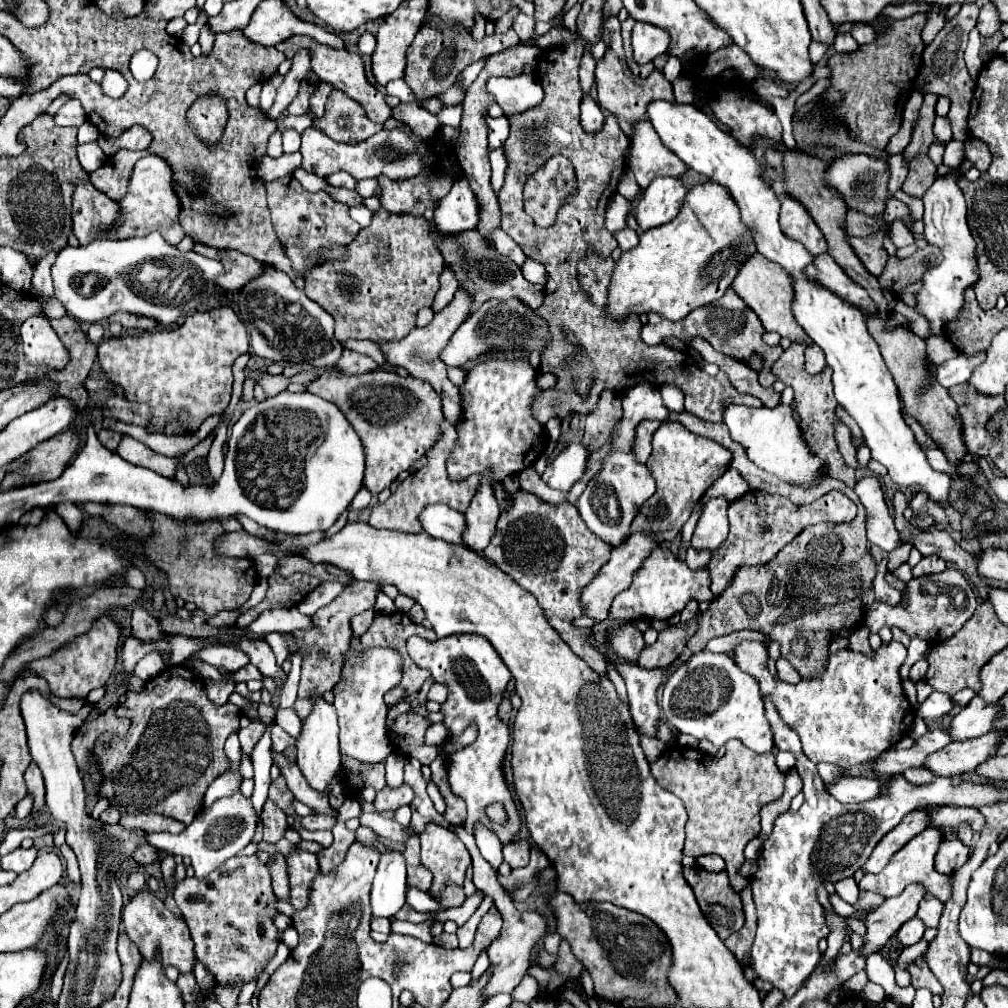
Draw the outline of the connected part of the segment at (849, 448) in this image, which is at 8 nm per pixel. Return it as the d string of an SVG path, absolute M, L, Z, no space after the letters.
M841 422L835 426L835 442L837 442L839 452L843 454L843 458L845 458L845 462L847 462L849 466L853 466L855 470L865 470L865 468L861 468L861 466L857 464L857 460L855 460L855 446L851 444L851 432L849 432L849 428L847 428L845 424L841 424Z

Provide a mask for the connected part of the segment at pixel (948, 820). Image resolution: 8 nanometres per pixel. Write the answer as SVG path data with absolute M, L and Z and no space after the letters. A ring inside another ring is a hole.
M957 806L929 808L929 818L933 824L947 824L957 828L969 824L975 832L981 832L985 826L985 818L977 808L957 808Z

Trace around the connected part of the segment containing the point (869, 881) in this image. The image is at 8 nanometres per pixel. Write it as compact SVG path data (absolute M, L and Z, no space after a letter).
M925 828L921 834L917 834L913 840L909 840L899 852L895 852L893 858L889 860L889 864L879 874L865 874L857 886L861 890L881 894L883 898L891 898L891 896L899 896L907 884L919 882L929 890L929 894L933 894L941 902L949 900L949 896L951 896L951 876L939 874L933 868L933 858L935 858L935 852L937 852L941 842L943 842L943 838L941 838L939 830Z

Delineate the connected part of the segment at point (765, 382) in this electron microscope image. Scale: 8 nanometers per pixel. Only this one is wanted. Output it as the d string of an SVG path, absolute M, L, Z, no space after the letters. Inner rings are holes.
M729 288L719 300L693 310L687 318L683 318L679 322L667 322L667 320L659 318L657 314L649 314L649 320L641 330L641 338L643 338L645 344L655 346L655 344L661 344L665 338L671 338L671 336L685 342L685 344L689 344L691 338L699 336L699 338L707 340L715 350L719 350L719 352L723 352L723 354L727 354L727 356L731 356L739 362L749 362L749 356L759 354L759 356L763 356L761 358L763 368L759 370L759 384L763 388L769 388L777 380L775 374L771 372L771 364L781 356L781 348L767 346L761 340L763 332L765 332L765 328L763 328L763 324L759 324L759 318L755 316L755 312L751 312L751 308Z

